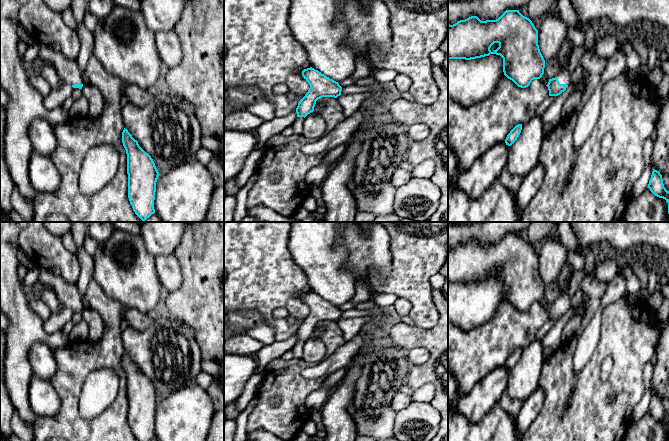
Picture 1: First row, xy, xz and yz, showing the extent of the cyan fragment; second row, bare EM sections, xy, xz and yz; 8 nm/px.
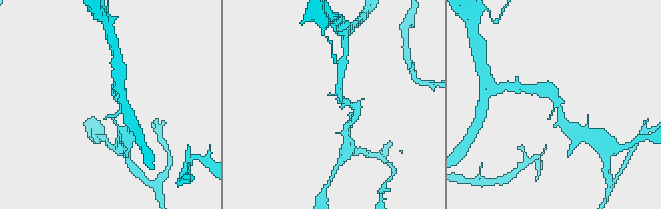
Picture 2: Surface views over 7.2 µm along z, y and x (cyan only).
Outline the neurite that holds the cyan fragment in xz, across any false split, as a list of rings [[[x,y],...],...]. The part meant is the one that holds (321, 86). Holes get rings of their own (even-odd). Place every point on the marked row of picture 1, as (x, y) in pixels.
[[[310,67],[302,71],[302,76],[309,83],[310,88],[299,101],[296,108],[297,117],[306,117],[314,111],[316,101],[322,97],[337,98],[341,95],[342,87],[338,82]]]

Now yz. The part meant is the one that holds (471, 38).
[[[506,10],[496,20],[481,21],[477,16],[471,16],[453,25],[448,24],[448,59],[471,60],[490,54],[500,55],[503,58],[504,75],[518,87],[526,88],[534,79],[540,79],[544,74],[545,60],[538,45],[538,30],[519,10]]]

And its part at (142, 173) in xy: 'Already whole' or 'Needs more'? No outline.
Already whole

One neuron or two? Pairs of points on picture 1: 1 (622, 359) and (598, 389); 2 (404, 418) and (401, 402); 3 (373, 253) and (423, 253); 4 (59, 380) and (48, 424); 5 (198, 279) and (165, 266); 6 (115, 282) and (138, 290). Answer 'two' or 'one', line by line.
1: one
2: two
3: two
4: one
5: two
6: one

